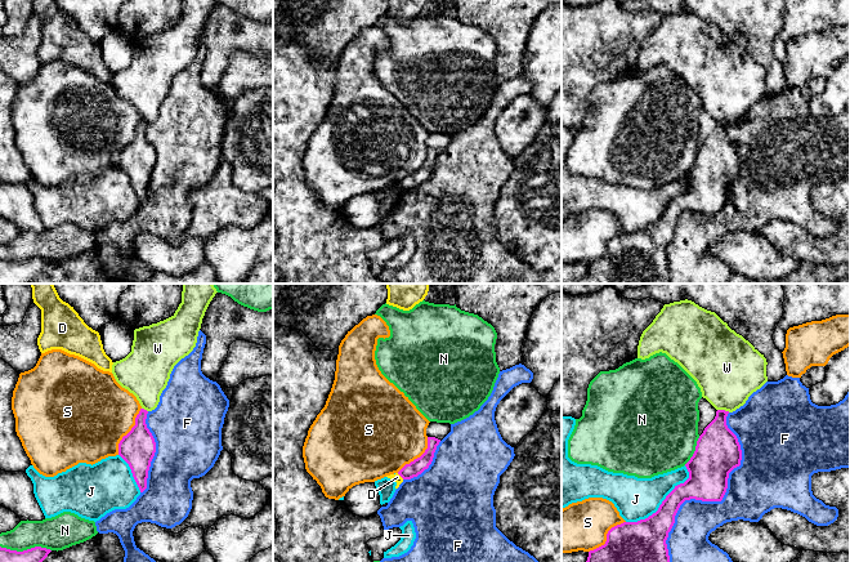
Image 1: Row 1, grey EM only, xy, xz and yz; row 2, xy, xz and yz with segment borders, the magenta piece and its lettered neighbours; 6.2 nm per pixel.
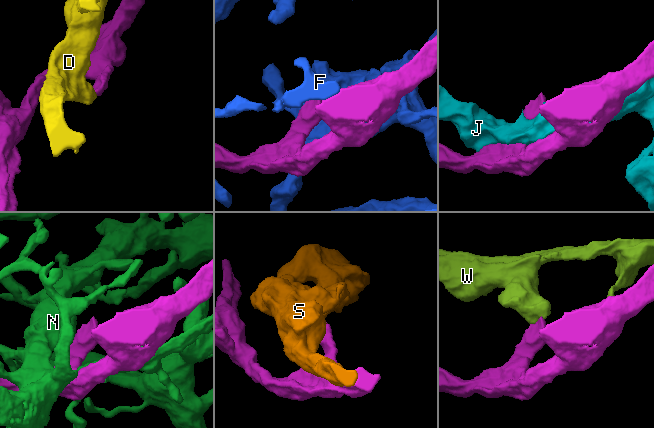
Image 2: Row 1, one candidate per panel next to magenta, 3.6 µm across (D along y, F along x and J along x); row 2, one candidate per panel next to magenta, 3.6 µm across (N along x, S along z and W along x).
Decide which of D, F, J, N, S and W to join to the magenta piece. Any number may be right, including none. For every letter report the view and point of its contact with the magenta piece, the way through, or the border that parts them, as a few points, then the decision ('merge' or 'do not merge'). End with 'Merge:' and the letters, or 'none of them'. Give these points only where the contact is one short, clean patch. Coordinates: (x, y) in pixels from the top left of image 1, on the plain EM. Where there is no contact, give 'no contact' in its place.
D: xz (401, 187) | along xz (397, 184), (403, 190) | do not merge
F: yz (711, 212) | do not merge
J: yz (662, 214) | do not merge
N: xy (26, 262) | do not merge
S: xy (130, 142) | do not merge
W: yz (724, 121) | along yz (717, 120), (729, 123) | do not merge
Merge: none of them

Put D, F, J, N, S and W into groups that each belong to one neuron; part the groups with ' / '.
D / F / J / N / S / W

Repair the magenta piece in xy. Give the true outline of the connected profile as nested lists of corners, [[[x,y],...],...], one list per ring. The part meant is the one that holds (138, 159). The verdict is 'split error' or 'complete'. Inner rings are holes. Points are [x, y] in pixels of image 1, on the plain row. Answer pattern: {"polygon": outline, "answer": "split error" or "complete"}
{"polygon": [[[140,120],[135,137],[118,155],[118,166],[129,175],[140,204],[147,200],[148,182],[156,164],[155,150],[146,135],[147,125]]], "answer": "complete"}

